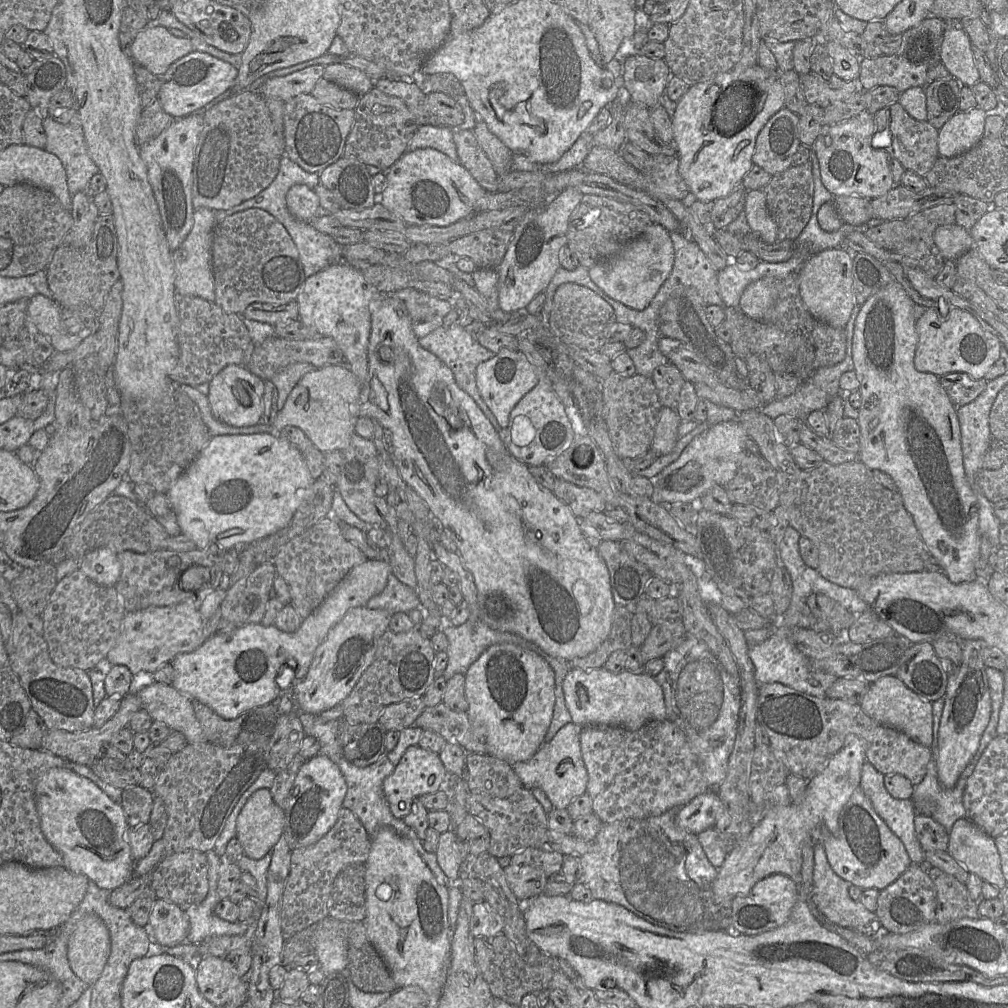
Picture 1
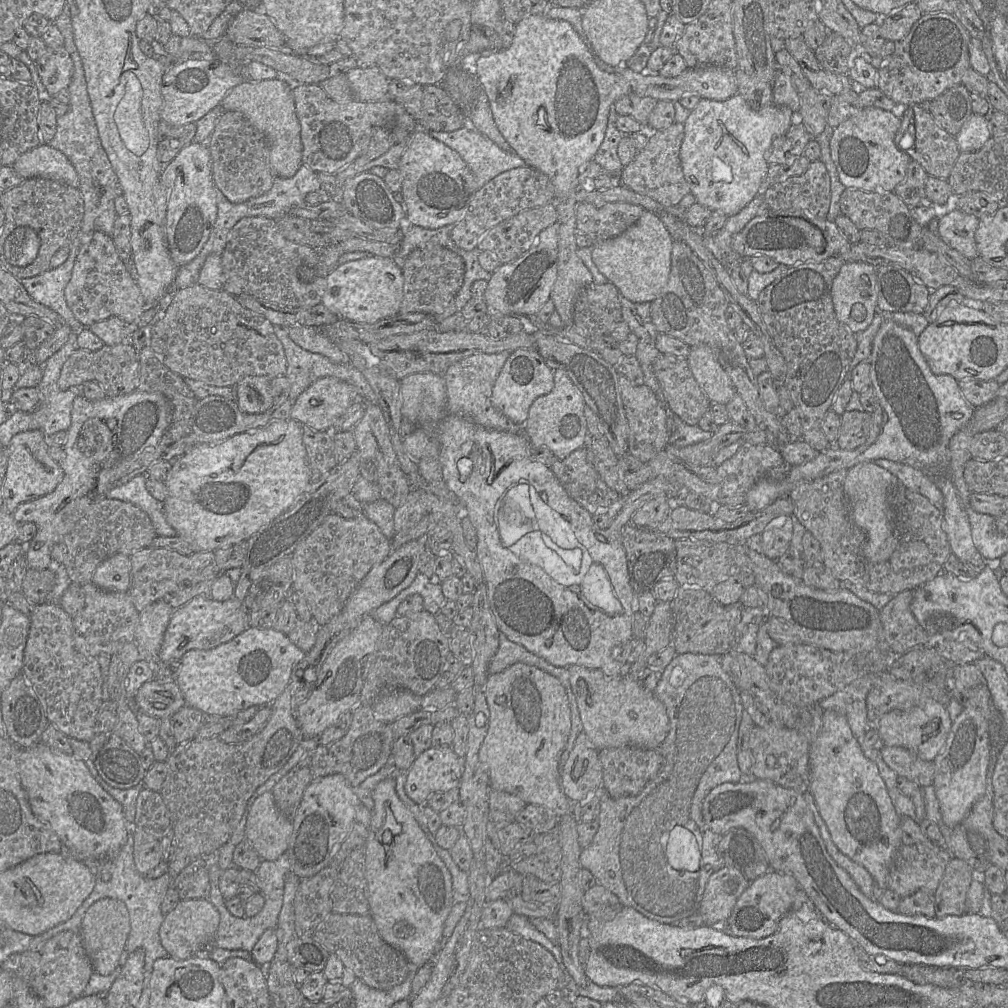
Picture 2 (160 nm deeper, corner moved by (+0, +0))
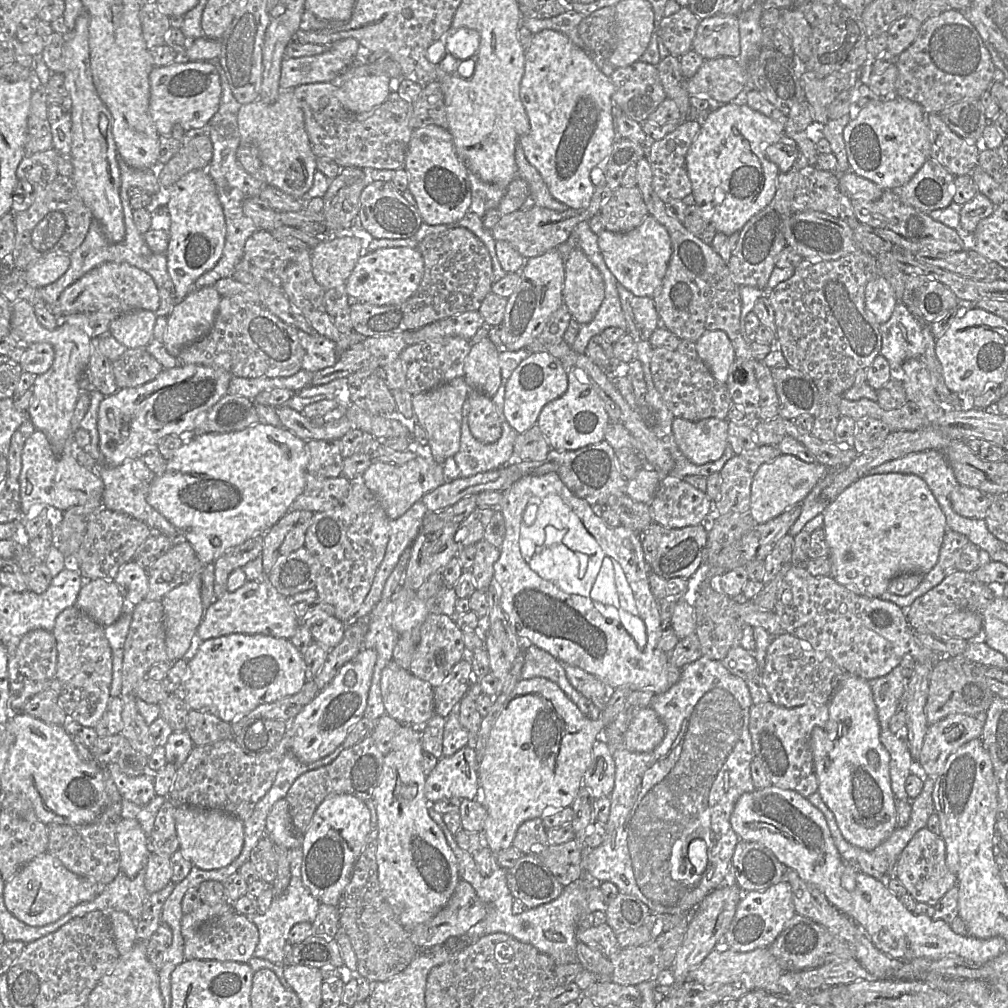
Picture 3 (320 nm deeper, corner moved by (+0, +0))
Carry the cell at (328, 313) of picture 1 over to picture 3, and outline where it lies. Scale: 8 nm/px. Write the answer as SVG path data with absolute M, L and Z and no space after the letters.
M381 248L361 256L346 280L345 289L353 301L378 306L406 301L418 289L424 274L424 260L416 248Z

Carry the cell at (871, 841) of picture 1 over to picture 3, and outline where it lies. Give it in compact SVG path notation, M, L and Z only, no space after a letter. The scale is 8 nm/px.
M843 671L841 679L837 685L836 690L834 691L832 697L828 702L828 720L824 725L815 726L812 729L812 754L813 754L813 763L815 774L818 780L818 790L817 792L828 806L828 808L833 812L837 825L843 835L843 837L852 845L865 849L873 850L881 843L883 843L897 828L897 811L895 804L895 796L891 788L890 780L890 754L889 751L881 742L881 727L877 716L877 708L873 700L872 690L869 684L869 681L862 679L846 671Z

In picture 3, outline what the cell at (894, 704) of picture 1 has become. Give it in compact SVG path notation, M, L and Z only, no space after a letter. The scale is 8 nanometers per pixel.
M949 715L928 728L915 771L939 775L948 757L967 742L982 739L985 717Z

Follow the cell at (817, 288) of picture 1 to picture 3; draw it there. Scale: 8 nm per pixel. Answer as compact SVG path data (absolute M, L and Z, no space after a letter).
M883 276L870 280L865 287L865 306L872 312L879 324L887 321L895 306L897 299L894 290Z

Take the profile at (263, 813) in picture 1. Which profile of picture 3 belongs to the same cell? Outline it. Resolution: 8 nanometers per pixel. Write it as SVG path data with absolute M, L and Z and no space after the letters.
M280 799L272 806L265 827L265 836L277 846L292 850L302 845L303 834L292 822L286 799Z

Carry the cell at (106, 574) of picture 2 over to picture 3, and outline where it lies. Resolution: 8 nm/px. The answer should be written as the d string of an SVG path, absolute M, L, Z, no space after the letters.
M134 560L122 565L114 582L119 586L127 604L139 604L148 592L147 570Z

